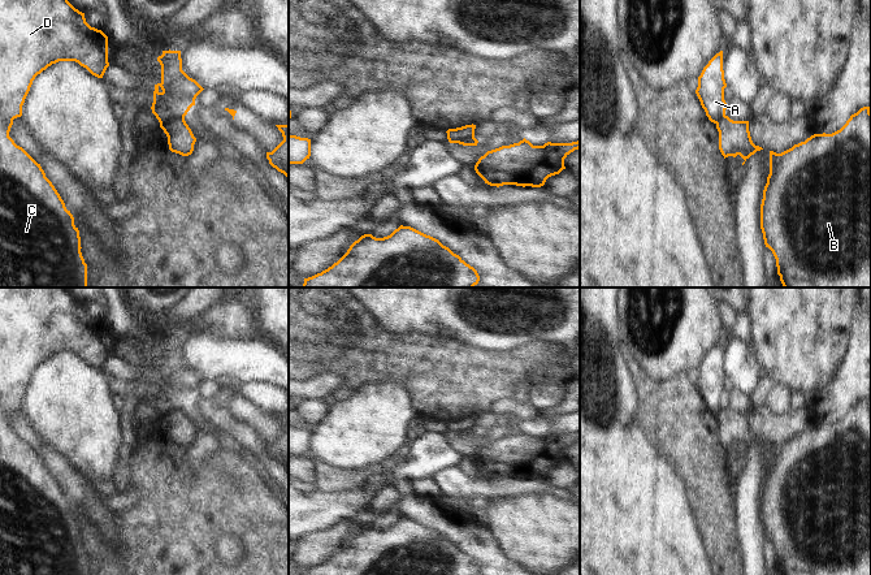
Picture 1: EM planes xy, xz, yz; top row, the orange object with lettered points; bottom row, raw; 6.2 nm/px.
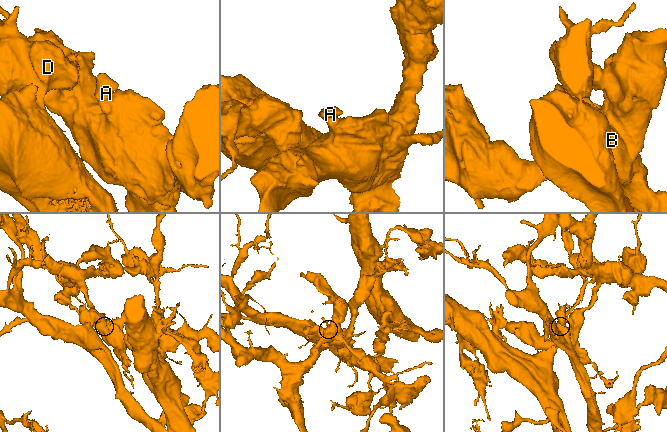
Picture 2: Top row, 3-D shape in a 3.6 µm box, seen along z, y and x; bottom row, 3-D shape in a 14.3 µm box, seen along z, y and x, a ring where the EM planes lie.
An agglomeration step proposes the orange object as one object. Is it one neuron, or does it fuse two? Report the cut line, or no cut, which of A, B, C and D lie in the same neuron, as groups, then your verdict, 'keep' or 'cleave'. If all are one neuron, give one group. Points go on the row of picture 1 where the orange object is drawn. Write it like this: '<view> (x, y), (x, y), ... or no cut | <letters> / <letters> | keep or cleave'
xy (183, 116), (160, 124) | A / B C D | cleave

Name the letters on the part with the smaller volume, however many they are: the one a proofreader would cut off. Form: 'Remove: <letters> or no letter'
Remove: A

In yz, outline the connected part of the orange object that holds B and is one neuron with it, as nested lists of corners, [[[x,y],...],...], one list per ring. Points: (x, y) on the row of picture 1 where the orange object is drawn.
[[[870,107],[852,114],[846,124],[832,134],[814,134],[805,142],[776,154],[770,151],[770,174],[760,204],[760,229],[777,267],[784,288],[871,288],[871,112]]]

